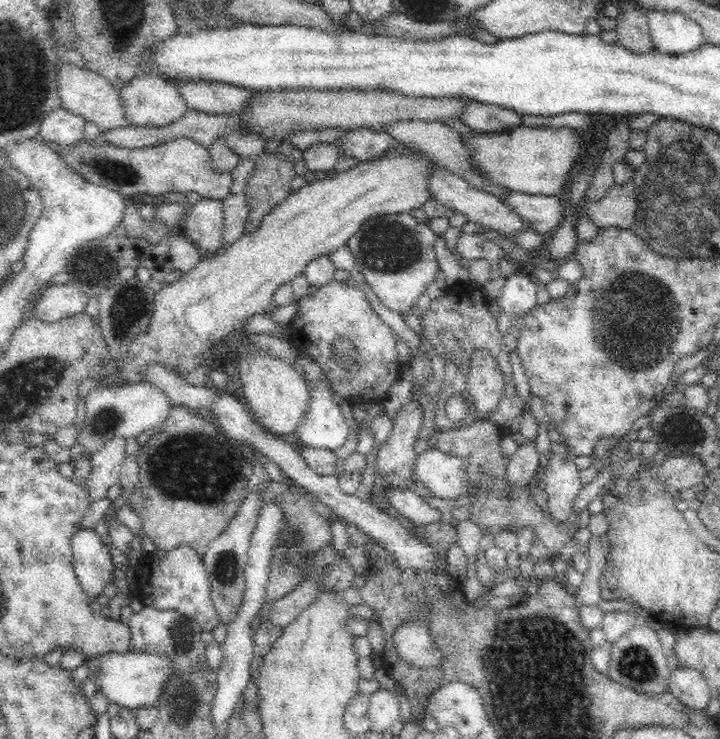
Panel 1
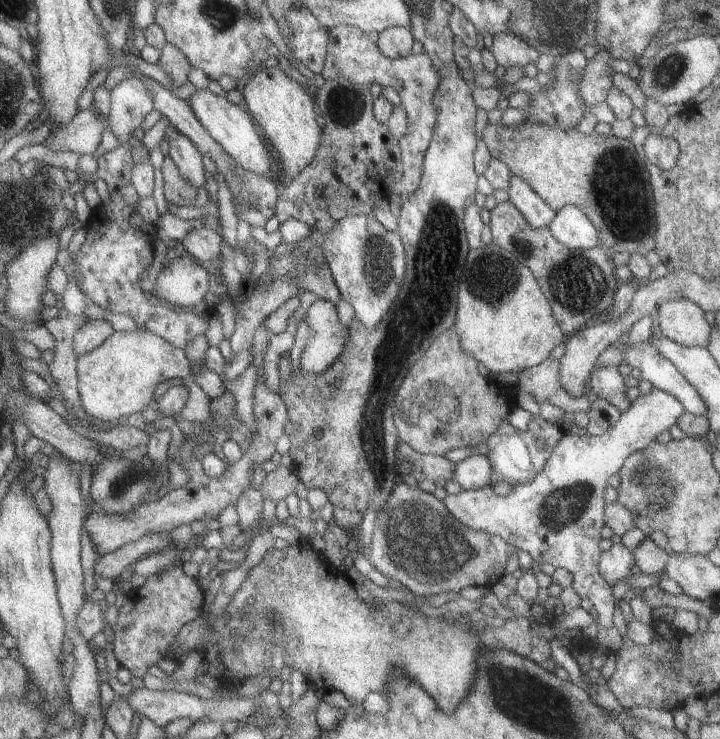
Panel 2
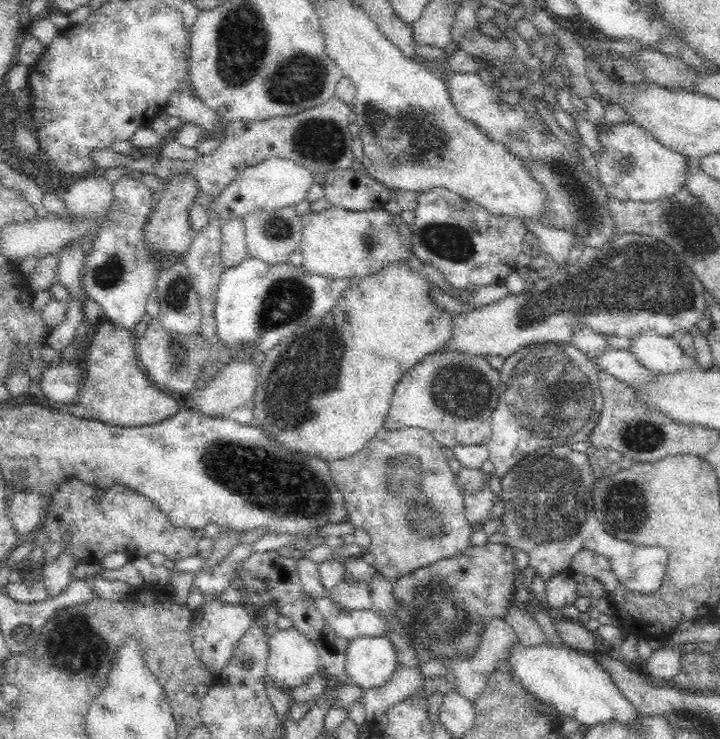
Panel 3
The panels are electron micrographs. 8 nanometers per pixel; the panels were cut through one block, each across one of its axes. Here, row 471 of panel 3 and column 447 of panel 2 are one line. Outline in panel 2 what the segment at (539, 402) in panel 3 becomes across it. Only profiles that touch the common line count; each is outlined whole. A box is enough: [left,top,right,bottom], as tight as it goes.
[440,388,683,628]

